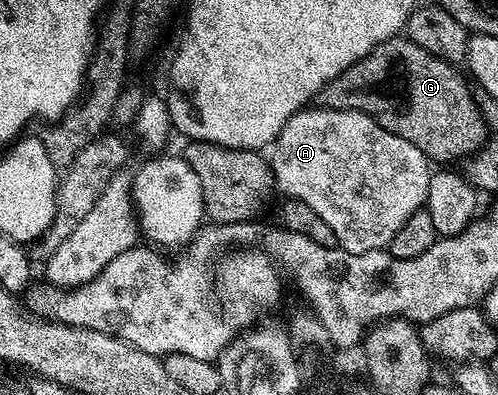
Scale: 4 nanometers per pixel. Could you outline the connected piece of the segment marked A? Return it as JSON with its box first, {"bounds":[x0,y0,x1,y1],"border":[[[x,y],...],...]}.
{"bounds":[270,109,433,254],"border":[[[312,109],[297,110],[294,116],[290,116],[290,120],[286,120],[282,132],[271,147],[270,165],[272,175],[276,177],[276,190],[279,193],[284,193],[284,196],[288,198],[302,200],[302,204],[310,204],[310,208],[314,208],[314,212],[318,212],[318,216],[322,216],[322,220],[326,220],[326,224],[330,224],[330,229],[334,232],[339,249],[351,254],[365,254],[371,250],[385,249],[391,242],[394,232],[398,232],[398,228],[402,228],[402,224],[406,224],[406,220],[410,220],[410,216],[414,216],[414,212],[418,212],[427,203],[428,185],[433,175],[433,171],[428,170],[430,159],[418,148],[414,148],[414,144],[410,144],[410,140],[402,140],[402,136],[394,136],[394,132],[386,132],[386,128],[377,124],[369,114],[363,114],[357,110]]]}

